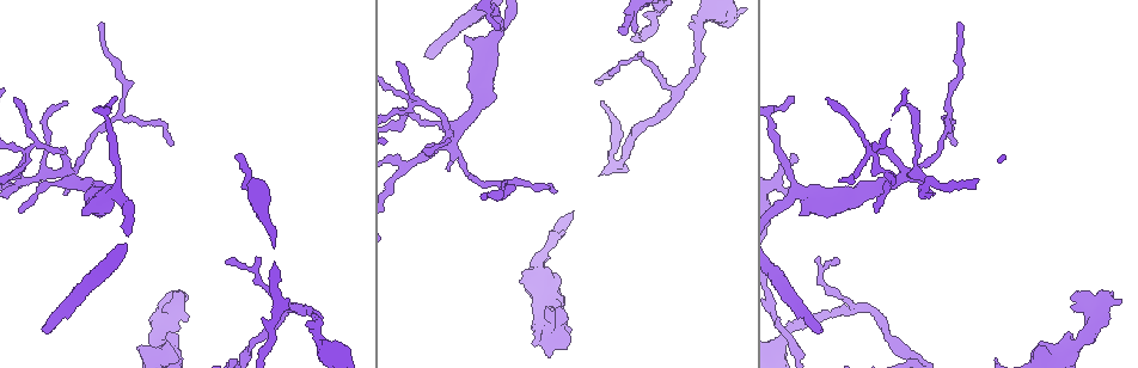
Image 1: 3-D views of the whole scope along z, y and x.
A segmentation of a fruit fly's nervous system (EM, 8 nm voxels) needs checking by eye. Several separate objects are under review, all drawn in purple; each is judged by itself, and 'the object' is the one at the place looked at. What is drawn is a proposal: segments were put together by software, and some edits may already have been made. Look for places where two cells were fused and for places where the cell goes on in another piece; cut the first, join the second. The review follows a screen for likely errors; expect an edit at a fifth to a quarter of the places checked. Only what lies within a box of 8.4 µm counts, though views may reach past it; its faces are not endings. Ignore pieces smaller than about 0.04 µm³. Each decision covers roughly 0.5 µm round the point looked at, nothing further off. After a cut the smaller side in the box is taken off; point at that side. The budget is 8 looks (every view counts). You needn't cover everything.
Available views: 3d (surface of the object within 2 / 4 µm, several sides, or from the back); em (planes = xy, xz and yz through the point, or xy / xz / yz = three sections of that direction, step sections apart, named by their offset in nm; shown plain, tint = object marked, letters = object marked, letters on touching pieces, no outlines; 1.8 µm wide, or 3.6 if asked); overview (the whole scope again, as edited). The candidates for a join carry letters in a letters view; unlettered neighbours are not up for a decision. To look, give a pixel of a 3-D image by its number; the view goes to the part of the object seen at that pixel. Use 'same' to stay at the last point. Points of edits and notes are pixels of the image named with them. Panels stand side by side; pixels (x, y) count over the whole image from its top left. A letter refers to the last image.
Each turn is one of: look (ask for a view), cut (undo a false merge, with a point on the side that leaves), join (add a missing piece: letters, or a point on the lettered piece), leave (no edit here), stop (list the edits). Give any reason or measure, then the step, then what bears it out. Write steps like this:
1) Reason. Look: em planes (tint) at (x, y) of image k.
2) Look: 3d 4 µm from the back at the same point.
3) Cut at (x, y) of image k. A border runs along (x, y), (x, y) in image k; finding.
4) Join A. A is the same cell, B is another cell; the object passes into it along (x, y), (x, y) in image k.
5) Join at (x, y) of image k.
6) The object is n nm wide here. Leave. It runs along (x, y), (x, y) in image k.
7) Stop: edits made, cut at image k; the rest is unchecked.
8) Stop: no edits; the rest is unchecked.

End of a long branch. Look: 3d 2 µm from the back at (431, 57) of image 1.

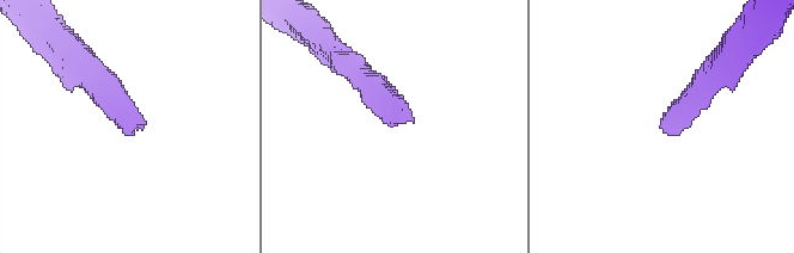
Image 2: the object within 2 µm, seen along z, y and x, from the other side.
Look: em yz step 4 (tint) at (124, 133) of image 2.

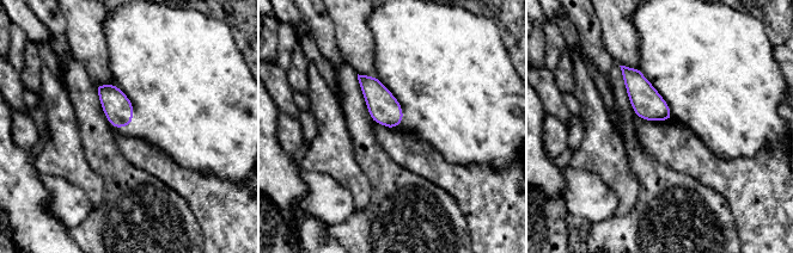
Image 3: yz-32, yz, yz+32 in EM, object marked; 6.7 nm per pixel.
Cut it another way. Look: em planes (letters) at the same point.

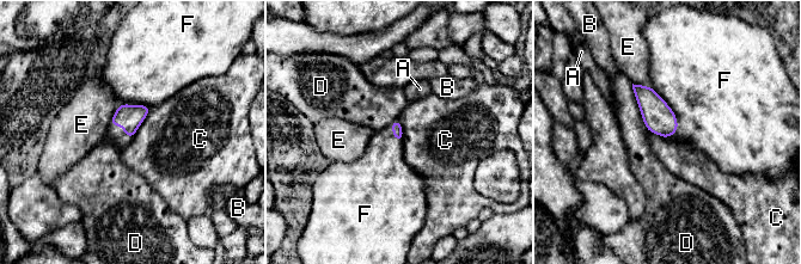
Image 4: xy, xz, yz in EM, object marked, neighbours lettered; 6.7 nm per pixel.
Join at (702, 88) of image 4. F is the same cell, A, B, C, D and E are other cells; it goes on there.

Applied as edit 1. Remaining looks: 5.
An open end. Look: 3d 2 µm at (396, 61) of image 1.

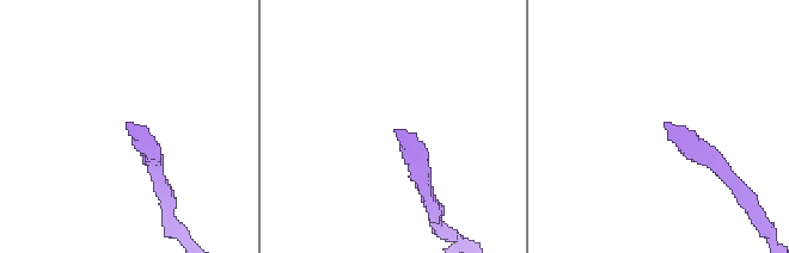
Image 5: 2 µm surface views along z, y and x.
Look: em planes (letters) at (666, 126) of image 5.

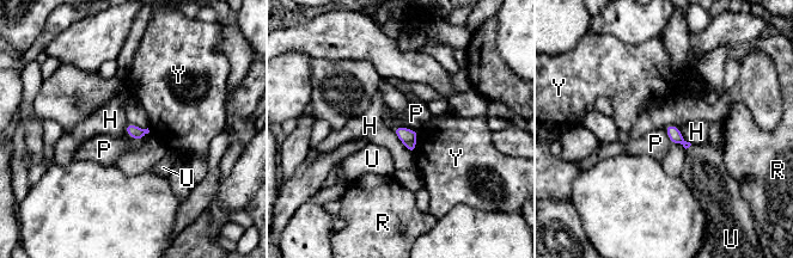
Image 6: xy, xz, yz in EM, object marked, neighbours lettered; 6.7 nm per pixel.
Leave. H, P, R, U and Y are other cells; a border runs along (126, 131), (135, 139), (150, 131) in image 6; no lettered piece goes on from it.

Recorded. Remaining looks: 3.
Calibre changes. Look: 3d 2 µm at (452, 141) of image 1.

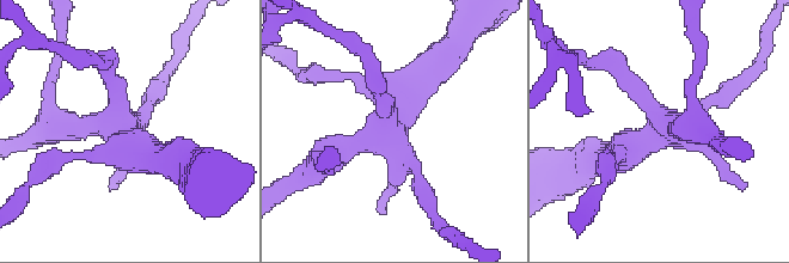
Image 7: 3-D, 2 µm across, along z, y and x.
Look: em xy step 4 (letters) at (122, 131) of image 7.

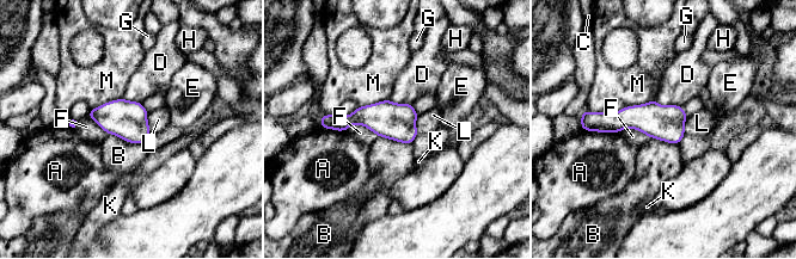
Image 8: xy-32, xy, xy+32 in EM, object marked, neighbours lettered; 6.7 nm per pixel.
Leave. A, B, C, D, E, F, G, H, K, L and M are other cells; it runs along (683, 115), (672, 118), (593, 121) in image 8; one cell here.

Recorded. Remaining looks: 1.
Stop: edits made, join at image 4; the rest is unchecked.

